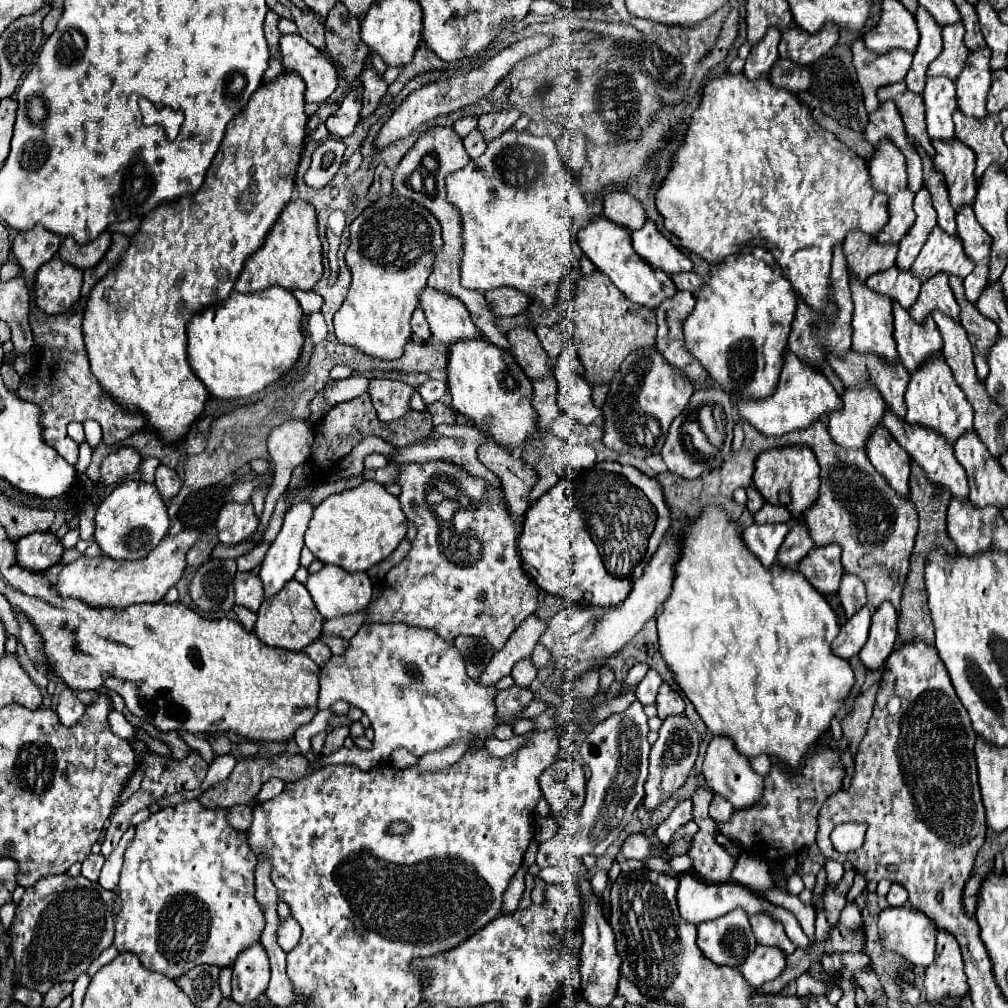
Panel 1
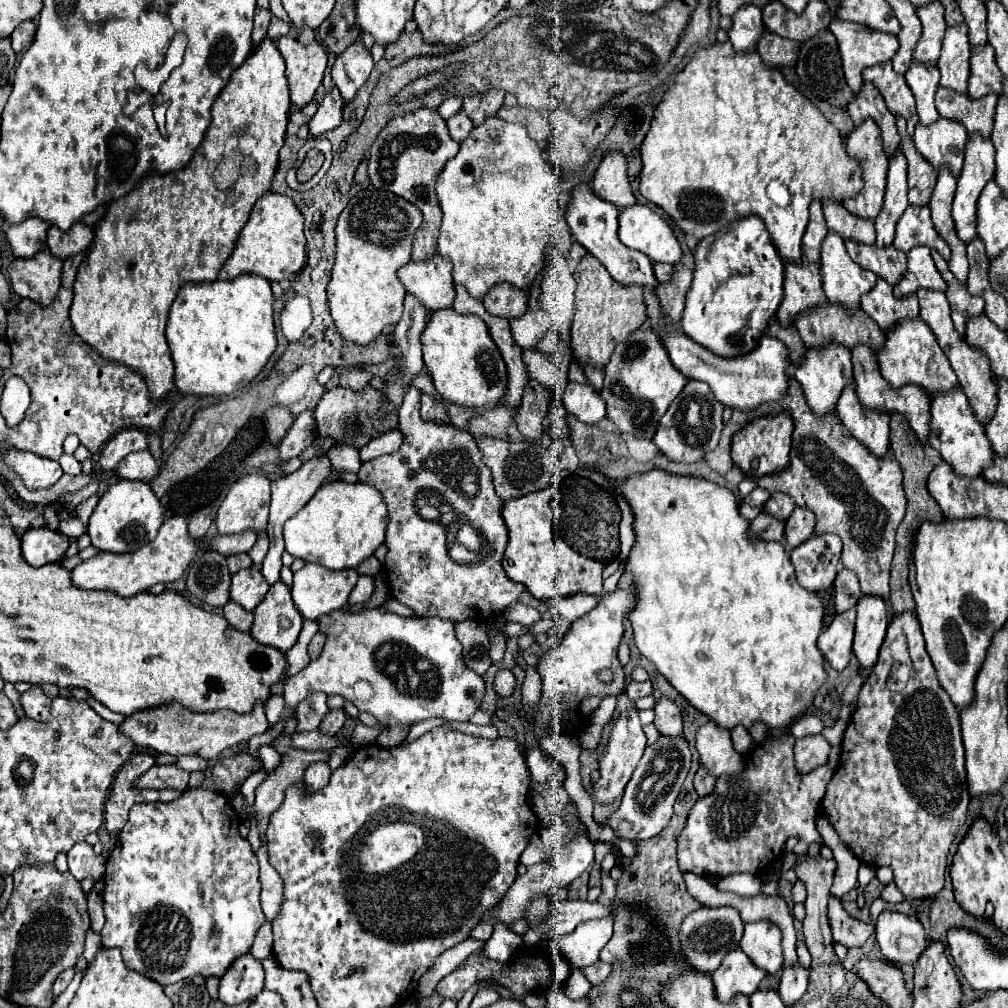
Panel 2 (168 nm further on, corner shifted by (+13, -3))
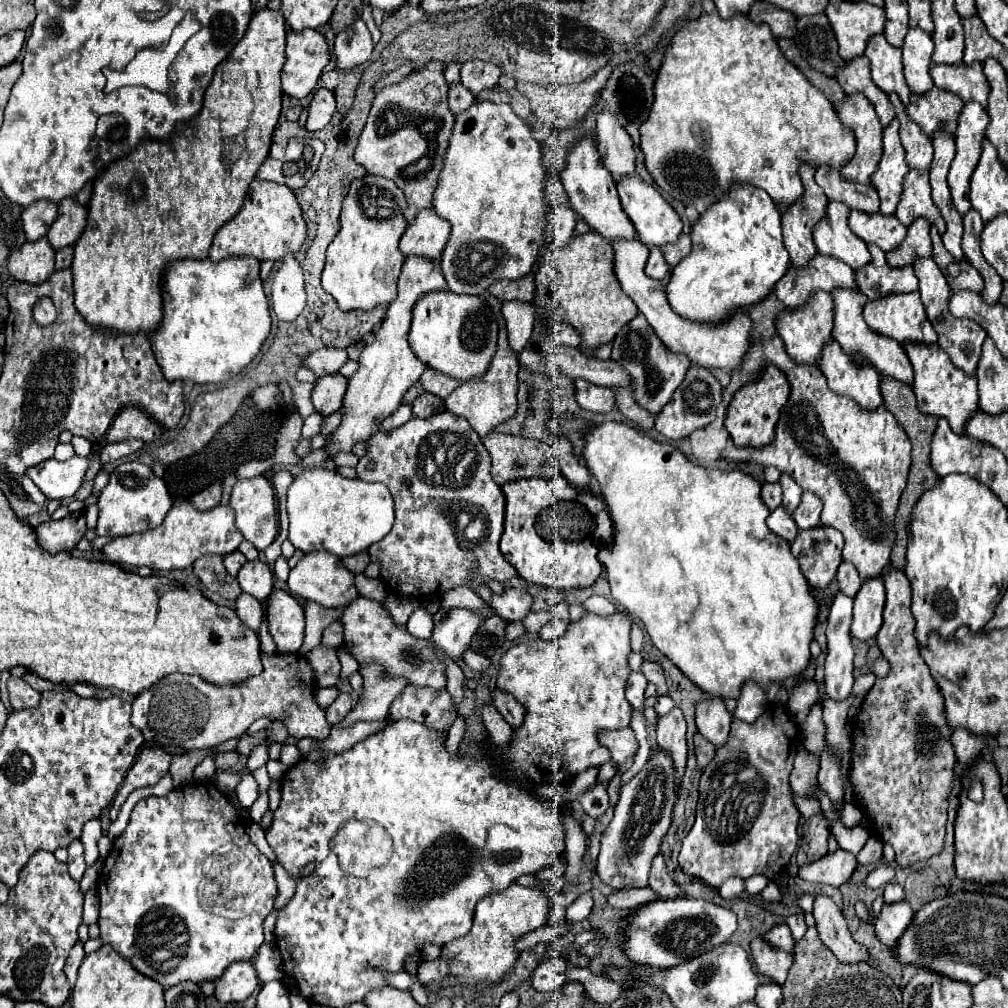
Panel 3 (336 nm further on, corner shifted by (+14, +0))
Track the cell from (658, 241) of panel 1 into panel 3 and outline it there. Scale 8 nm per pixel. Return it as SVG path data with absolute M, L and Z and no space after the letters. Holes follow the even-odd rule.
M624 174L618 180L618 194L624 206L624 212L630 216L630 220L634 222L634 228L638 232L638 238L646 244L646 246L662 246L668 242L674 242L680 232L682 232L682 220L676 214L676 210L662 198L662 194L646 184L638 174Z

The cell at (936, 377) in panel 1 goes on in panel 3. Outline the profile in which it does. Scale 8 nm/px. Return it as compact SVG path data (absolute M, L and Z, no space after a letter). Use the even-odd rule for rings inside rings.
M910 292L910 294L888 294L876 300L868 300L864 306L864 320L868 322L868 326L884 336L896 338L900 344L908 342L908 340L916 340L916 342L926 342L926 344L936 344L936 332L932 330L932 324L926 318L922 300L918 292Z

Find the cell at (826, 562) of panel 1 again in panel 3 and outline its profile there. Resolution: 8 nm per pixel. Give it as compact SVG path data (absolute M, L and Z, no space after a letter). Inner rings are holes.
M816 526L800 530L792 542L792 554L796 556L802 574L814 588L826 588L834 578L842 562L844 538L840 530L832 526Z

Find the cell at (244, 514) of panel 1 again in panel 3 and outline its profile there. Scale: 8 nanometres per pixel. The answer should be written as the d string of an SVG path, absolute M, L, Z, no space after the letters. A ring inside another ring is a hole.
M256 476L250 480L238 480L232 496L230 496L230 508L236 512L236 528L242 532L242 536L256 546L256 550L268 548L268 544L278 534L278 512L276 512L276 496L270 486L270 482L264 476Z

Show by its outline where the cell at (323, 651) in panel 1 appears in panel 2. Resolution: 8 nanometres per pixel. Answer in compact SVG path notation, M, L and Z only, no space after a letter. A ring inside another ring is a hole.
M317 633L317 635L311 639L309 647L307 647L309 657L311 657L311 659L317 659L319 653L323 651L323 645L325 645L325 635L323 635L323 633Z

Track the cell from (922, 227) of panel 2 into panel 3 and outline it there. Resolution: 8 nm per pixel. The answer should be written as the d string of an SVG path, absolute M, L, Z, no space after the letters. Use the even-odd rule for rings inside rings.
M908 170L908 174L904 176L904 190L896 208L896 216L900 218L900 222L904 222L904 226L910 226L914 218L924 216L938 228L940 234L944 234L946 222L930 198L928 170Z

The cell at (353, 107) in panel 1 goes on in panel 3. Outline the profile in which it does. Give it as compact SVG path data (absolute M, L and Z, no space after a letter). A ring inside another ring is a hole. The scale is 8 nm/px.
M318 88L310 102L306 130L322 130L330 122L334 110L336 110L334 94L328 88Z

